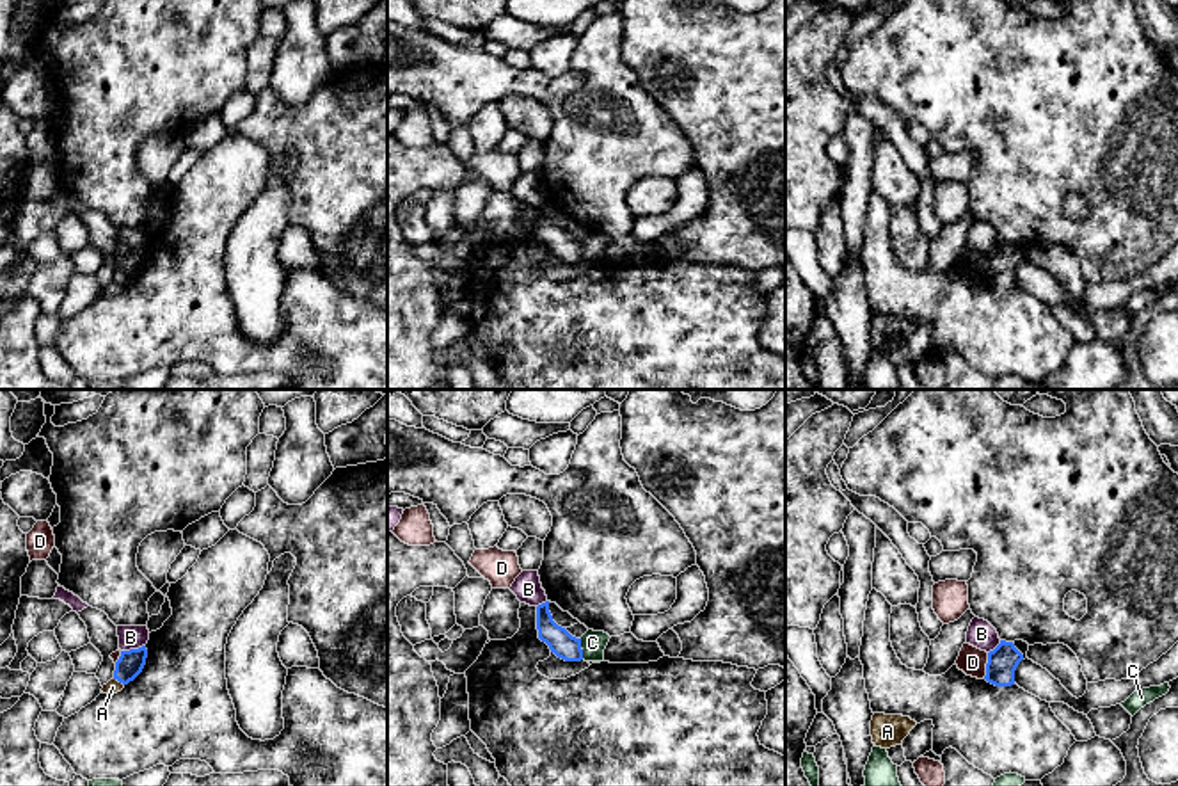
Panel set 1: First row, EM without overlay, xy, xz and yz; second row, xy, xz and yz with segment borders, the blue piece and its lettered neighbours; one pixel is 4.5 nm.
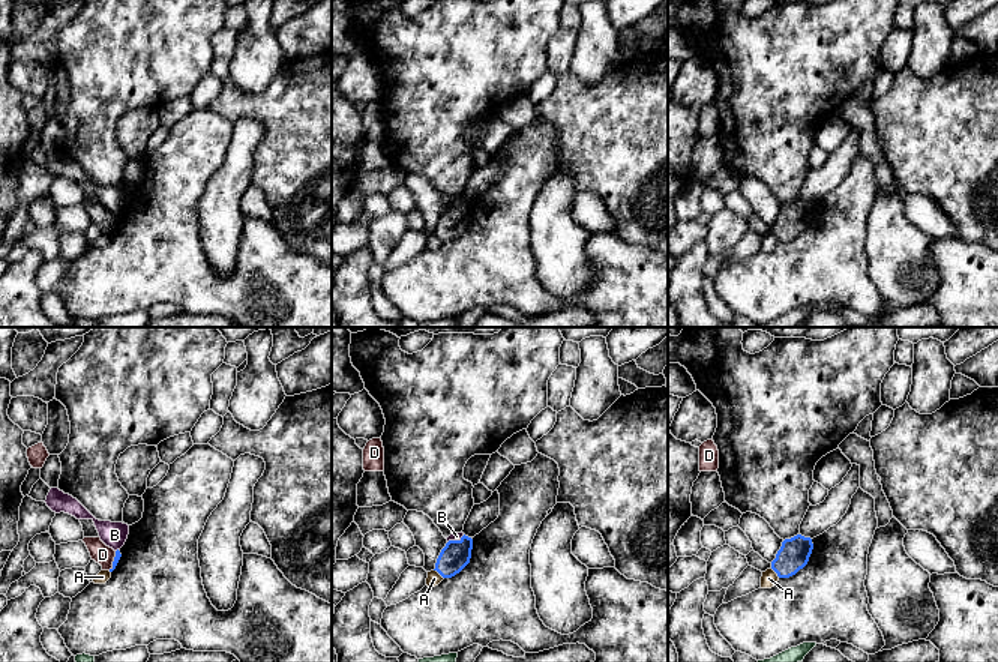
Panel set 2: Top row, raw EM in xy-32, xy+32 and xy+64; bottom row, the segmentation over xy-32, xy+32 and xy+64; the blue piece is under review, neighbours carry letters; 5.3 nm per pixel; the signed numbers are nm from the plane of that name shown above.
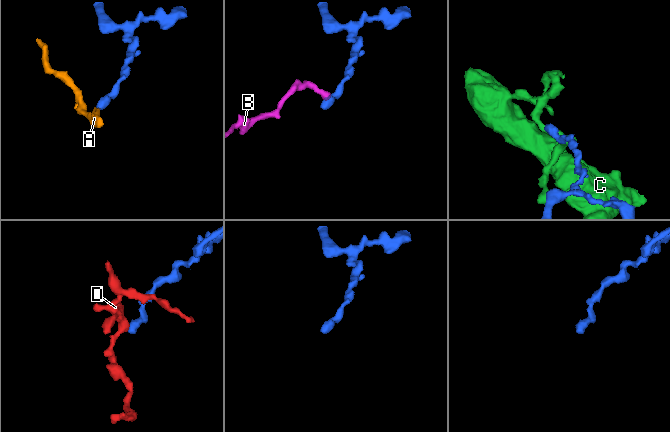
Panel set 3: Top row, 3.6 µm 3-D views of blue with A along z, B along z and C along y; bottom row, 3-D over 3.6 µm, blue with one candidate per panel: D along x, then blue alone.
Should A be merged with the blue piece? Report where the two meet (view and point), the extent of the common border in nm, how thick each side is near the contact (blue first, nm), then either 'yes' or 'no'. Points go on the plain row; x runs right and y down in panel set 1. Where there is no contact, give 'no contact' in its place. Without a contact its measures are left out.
contact xy (119, 283); length 60 nm; calibres 120 and 70 nm; no

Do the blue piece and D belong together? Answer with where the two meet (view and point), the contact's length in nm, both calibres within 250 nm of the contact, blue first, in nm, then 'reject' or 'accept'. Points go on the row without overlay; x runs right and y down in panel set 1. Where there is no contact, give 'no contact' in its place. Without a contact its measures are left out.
yz (986, 267) | 110 nm | 140/120 nm | reject

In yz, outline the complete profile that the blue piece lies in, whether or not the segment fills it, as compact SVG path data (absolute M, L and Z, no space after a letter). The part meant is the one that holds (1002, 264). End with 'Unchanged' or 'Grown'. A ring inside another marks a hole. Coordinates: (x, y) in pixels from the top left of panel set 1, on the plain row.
M1000 242L1000 245L988 254L984 281L995 288L1015 286L1015 272L1023 261L1023 256L1013 244Z. Unchanged

